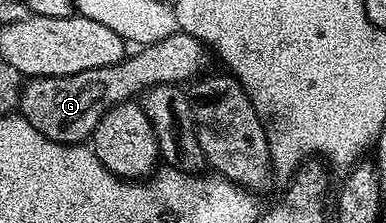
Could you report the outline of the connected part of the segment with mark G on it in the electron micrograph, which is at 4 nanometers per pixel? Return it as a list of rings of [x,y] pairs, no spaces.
[[[176,32],[161,42],[140,47],[136,51],[139,53],[120,60],[113,67],[98,67],[97,70],[85,70],[71,75],[32,77],[22,85],[18,105],[20,115],[24,116],[38,133],[44,134],[50,140],[62,144],[84,143],[94,133],[100,118],[113,106],[128,103],[155,85],[183,84],[191,77],[198,77],[209,60],[207,50],[202,44],[204,43],[196,36]]]

